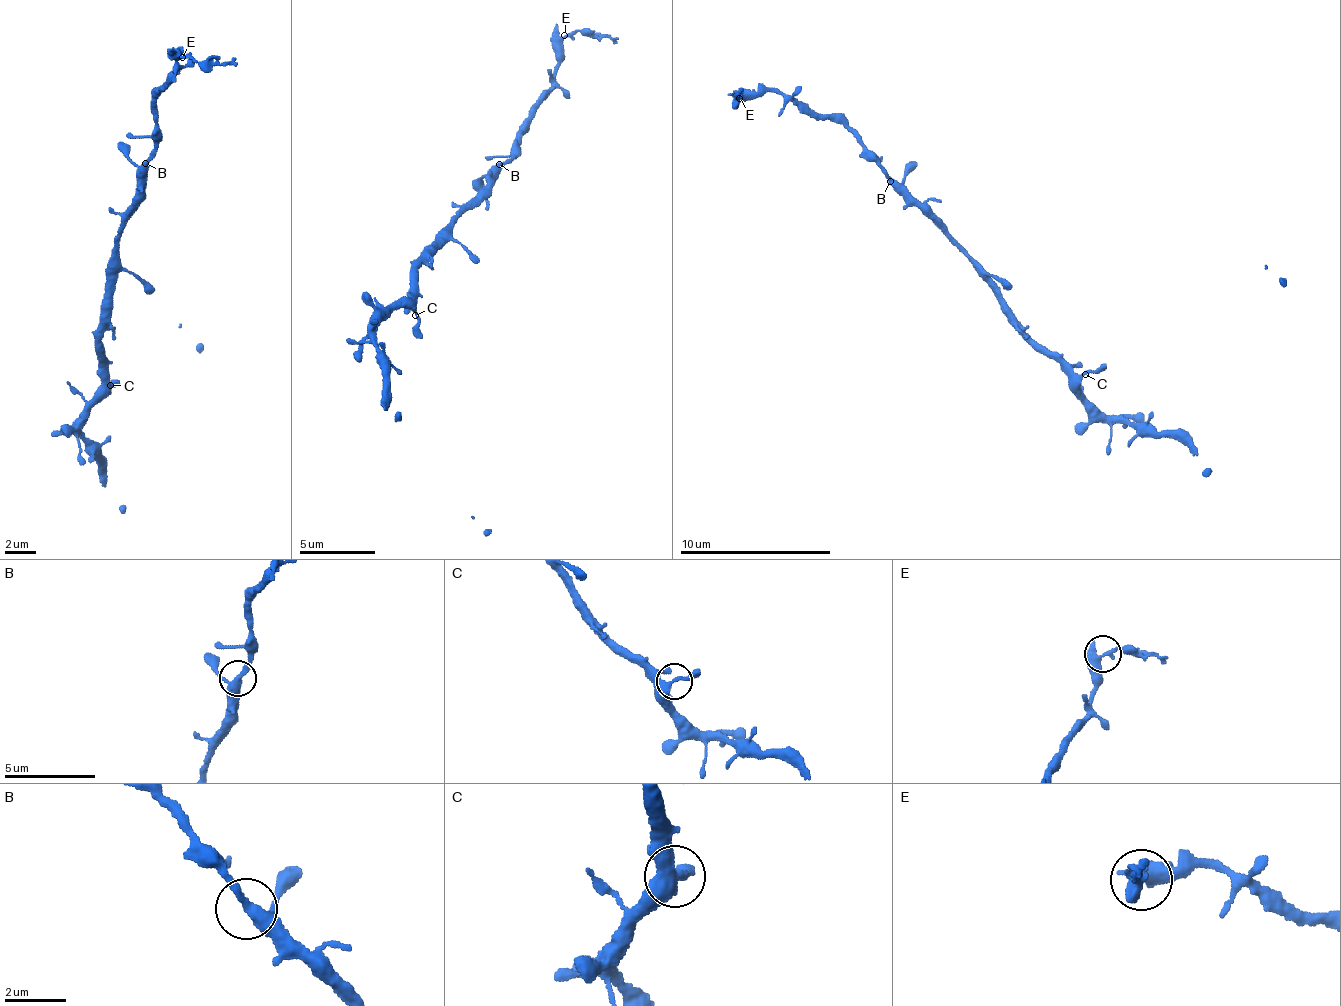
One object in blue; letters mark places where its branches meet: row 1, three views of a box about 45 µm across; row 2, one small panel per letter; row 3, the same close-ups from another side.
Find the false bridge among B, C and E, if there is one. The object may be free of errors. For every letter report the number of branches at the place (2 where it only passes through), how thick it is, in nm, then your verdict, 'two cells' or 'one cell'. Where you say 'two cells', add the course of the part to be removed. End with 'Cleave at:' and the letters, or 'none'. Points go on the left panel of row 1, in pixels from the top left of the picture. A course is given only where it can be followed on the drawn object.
B: 3 | 280 nm | one cell
C: 3 | 280 nm | one cell
E: 3 | 320 nm | two cells | (183, 57), (228, 63), (236, 57)
Cleave at: E

